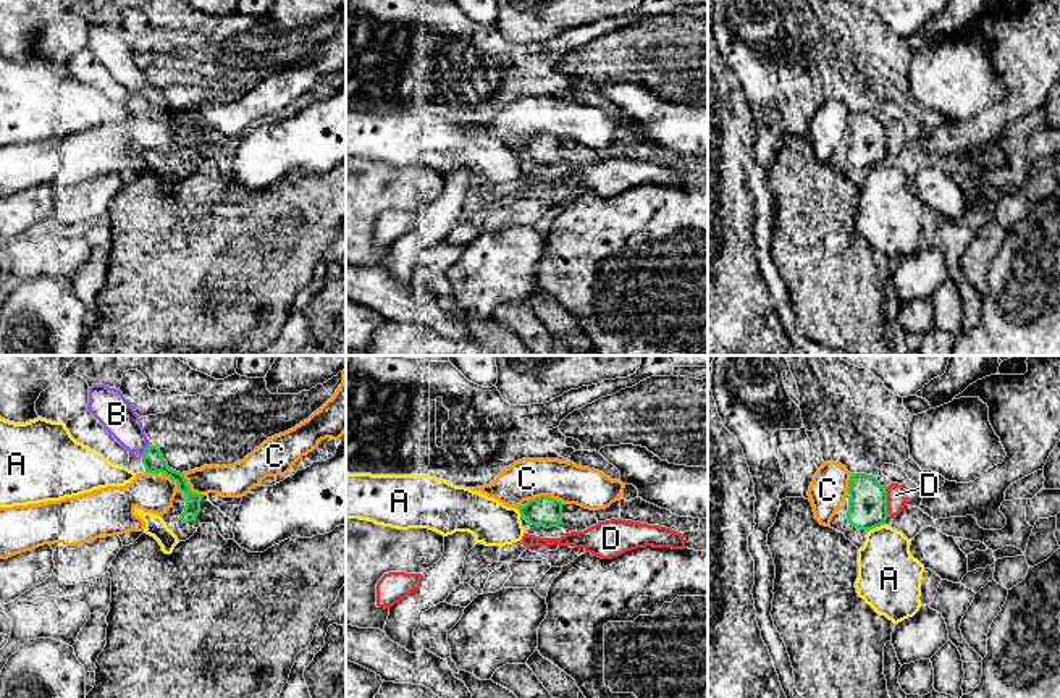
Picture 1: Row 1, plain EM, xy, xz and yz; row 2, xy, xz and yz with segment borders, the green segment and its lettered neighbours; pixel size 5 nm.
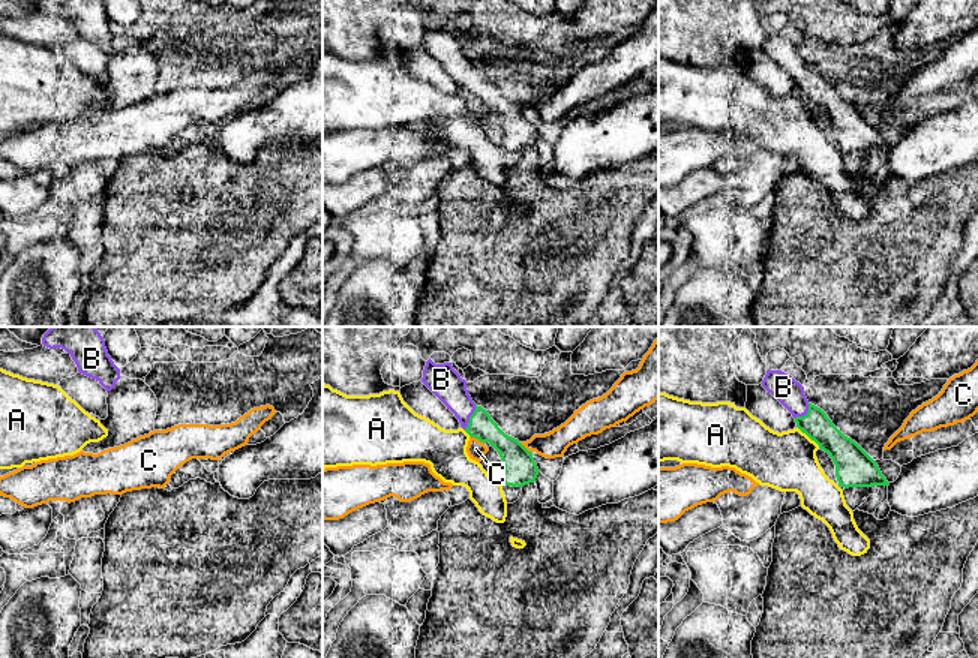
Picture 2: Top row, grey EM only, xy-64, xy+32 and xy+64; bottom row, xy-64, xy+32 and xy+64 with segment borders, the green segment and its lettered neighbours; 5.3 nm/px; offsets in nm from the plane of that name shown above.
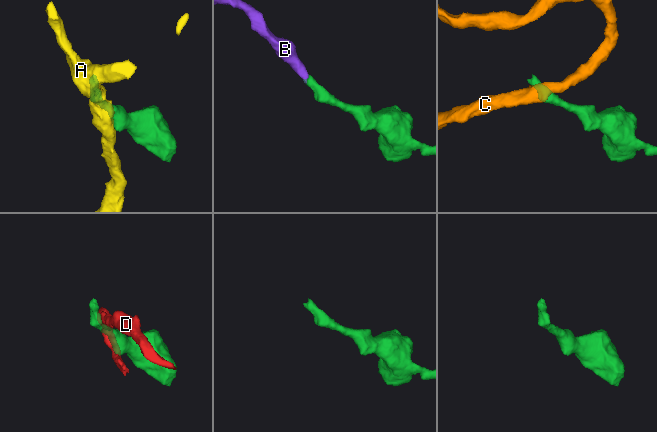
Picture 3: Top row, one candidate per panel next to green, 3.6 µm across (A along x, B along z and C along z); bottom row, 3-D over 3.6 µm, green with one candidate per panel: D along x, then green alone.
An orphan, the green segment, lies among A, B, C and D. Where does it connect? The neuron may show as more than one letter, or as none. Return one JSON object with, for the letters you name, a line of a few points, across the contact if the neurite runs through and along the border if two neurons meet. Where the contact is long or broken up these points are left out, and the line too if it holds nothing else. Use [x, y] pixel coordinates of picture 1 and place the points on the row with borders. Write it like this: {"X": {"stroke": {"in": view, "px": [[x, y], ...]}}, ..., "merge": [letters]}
{"merge": ["B"]}

